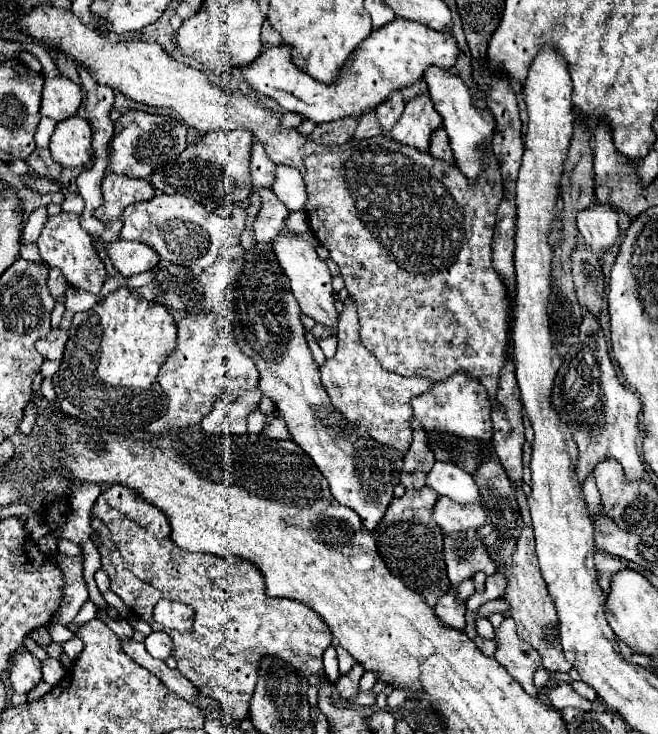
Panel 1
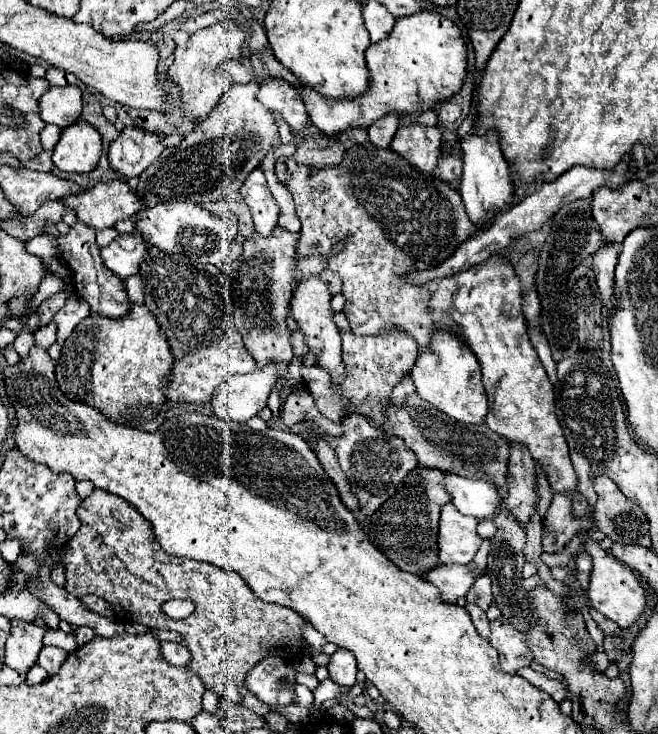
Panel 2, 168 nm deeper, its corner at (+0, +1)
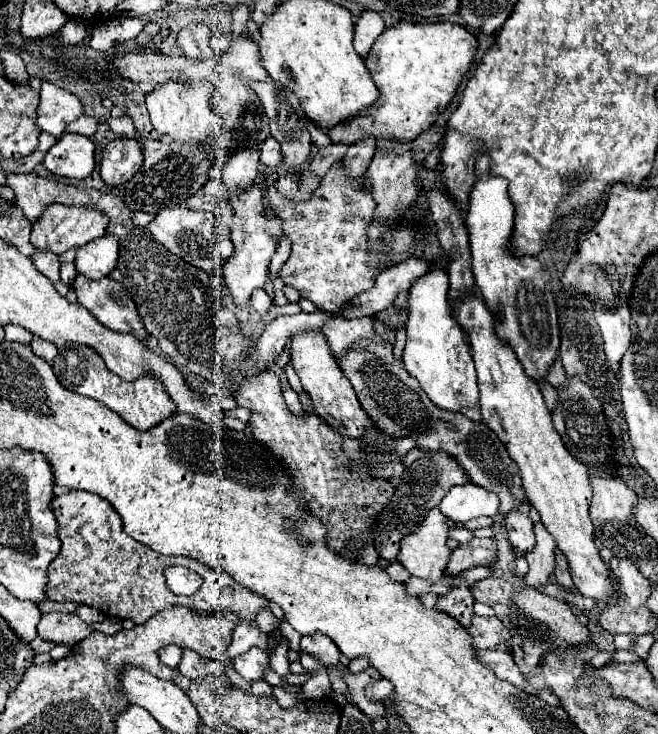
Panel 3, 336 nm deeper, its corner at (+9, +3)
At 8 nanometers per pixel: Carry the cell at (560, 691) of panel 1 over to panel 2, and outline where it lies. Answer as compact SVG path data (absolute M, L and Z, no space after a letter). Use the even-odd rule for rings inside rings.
M521 668L517 674L523 676L525 680L529 680L535 688L547 692L555 702L563 702L563 700L569 698L567 686L563 682L559 682L559 680L553 680L553 678L545 676L545 674L541 674L541 672L535 672L533 668Z

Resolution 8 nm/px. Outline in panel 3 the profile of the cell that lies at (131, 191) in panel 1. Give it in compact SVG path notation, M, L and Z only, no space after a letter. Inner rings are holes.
M46 208L46 216L32 226L32 244L38 250L64 254L70 248L84 246L106 232L106 216L86 212L86 208Z

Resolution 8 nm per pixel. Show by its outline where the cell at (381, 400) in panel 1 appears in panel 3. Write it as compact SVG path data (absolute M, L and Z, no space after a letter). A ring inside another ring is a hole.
M334 320L334 324L330 324L330 328L326 328L324 336L326 340L330 340L330 348L334 354L342 354L350 348L350 344L356 338L370 338L370 340L378 340L378 334L374 332L374 320Z

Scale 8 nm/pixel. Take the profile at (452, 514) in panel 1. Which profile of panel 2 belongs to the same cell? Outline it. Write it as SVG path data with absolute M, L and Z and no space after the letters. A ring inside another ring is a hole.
M449 502L441 508L439 524L439 562L469 564L483 538L477 534L477 518L465 516Z

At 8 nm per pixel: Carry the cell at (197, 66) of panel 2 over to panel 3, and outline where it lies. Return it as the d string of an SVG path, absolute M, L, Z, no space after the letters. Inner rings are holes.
M168 80L160 84L160 88L154 90L150 96L146 96L146 106L156 132L186 144L204 144L210 132L220 126L220 120L214 114L212 106L212 86L198 86L198 82L184 84L178 80Z

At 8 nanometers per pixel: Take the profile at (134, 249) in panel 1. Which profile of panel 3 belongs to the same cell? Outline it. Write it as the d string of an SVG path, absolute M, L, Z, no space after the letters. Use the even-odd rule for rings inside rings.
M102 236L82 248L76 250L76 272L90 278L100 280L110 276L110 272L116 268L118 260L118 240L114 236Z

